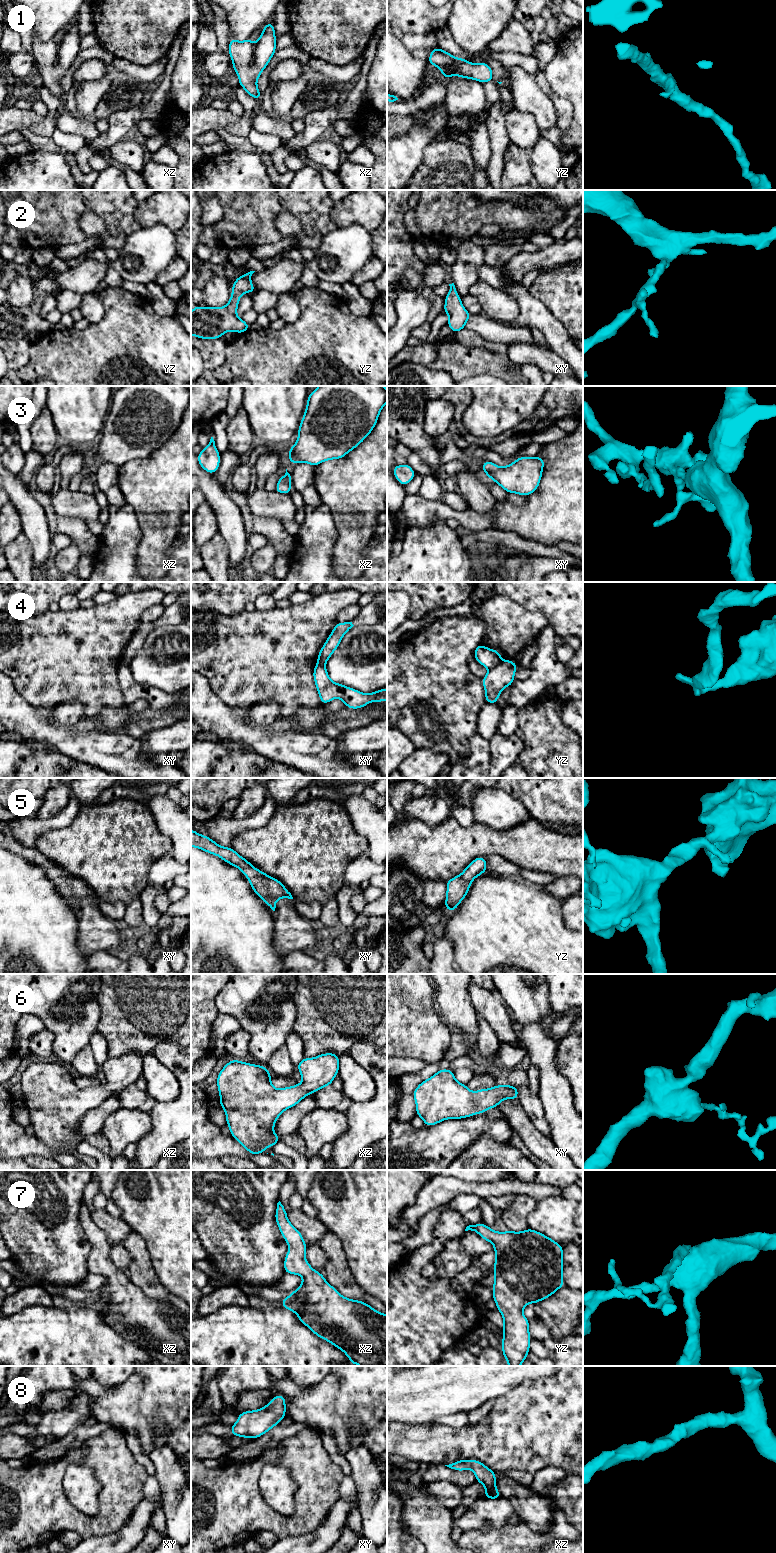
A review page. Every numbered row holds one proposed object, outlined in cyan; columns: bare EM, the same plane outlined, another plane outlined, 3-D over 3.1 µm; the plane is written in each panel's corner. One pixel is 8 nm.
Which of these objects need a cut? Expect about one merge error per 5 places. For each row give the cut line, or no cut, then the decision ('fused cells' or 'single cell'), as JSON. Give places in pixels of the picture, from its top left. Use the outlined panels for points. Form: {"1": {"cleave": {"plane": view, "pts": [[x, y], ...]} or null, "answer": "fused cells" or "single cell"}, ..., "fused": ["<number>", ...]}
{"1": {"cleave": null, "answer": "single cell"}, "2": {"cleave": null, "answer": "single cell"}, "3": {"cleave": null, "answer": "single cell"}, "4": {"cleave": {"plane": "yz", "pts": [[502, 660], [489, 669]]}, "answer": "fused cells"}, "5": {"cleave": null, "answer": "single cell"}, "6": {"cleave": null, "answer": "single cell"}, "7": {"cleave": null, "answer": "single cell"}, "8": {"cleave": null, "answer": "single cell"}, "fused": ["4"]}

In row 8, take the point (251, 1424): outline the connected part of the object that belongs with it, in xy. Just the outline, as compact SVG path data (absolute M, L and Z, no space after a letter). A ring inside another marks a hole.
M275 1395L264 1407L238 1414L237 1422L230 1425L231 1434L234 1437L259 1438L286 1417L286 1401L284 1395Z

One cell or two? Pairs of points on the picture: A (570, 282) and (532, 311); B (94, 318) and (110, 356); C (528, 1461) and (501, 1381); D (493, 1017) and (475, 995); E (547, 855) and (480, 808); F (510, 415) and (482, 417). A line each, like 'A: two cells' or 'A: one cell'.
A: two cells
B: two cells
C: two cells
D: one cell
E: two cells
F: one cell

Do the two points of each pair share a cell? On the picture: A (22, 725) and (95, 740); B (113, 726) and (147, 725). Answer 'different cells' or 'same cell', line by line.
A: same cell
B: different cells

